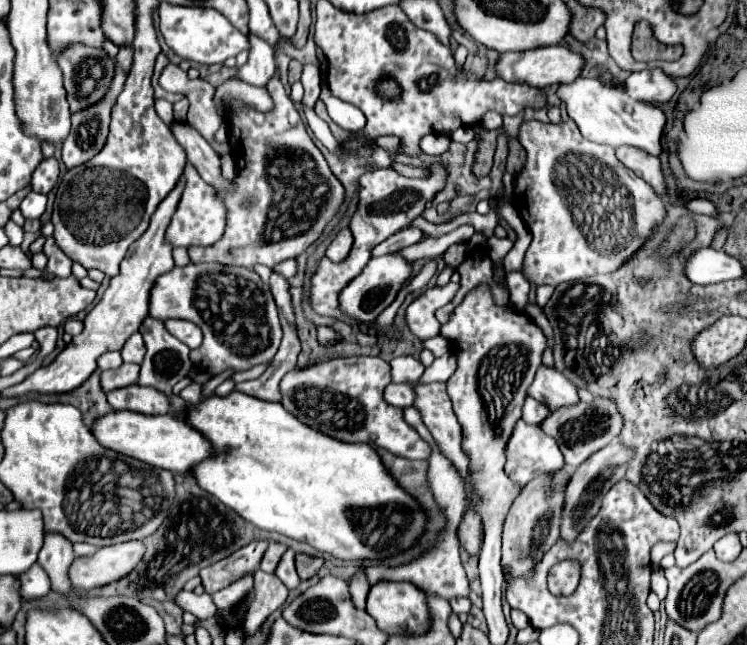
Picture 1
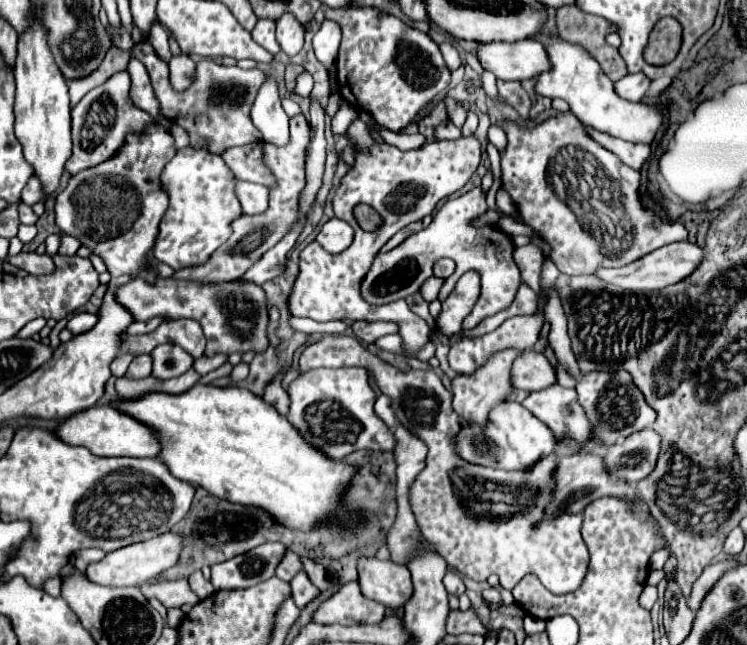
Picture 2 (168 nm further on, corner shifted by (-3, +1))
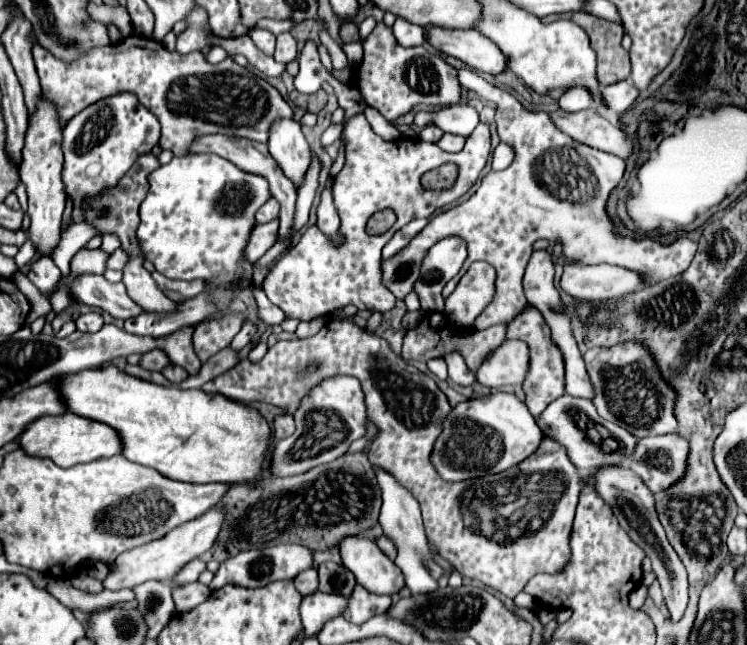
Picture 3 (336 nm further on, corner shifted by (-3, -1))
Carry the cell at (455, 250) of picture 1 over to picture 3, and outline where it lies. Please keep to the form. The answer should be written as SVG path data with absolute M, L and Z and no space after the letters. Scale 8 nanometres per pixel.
M457 235L441 239L441 243L435 243L427 251L421 263L421 275L413 285L413 291L419 295L423 311L427 313L443 311L445 299L441 297L441 291L445 283L459 273L465 257L467 257L467 245Z

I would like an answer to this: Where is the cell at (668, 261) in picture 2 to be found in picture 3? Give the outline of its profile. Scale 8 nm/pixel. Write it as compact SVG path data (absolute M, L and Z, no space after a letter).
M567 265L561 289L573 299L617 299L641 287L641 277L617 265Z

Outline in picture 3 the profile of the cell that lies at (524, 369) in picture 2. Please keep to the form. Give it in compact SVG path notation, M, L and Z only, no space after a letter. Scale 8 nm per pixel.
M505 339L493 355L483 361L479 367L477 381L485 387L501 387L501 385L521 385L525 379L527 363L529 363L529 347L521 341Z

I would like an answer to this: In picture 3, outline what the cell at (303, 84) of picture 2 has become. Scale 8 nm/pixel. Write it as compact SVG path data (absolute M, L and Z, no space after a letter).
M307 41L299 57L299 73L295 77L295 89L301 93L315 93L323 83L329 83L333 77L323 67L315 41Z

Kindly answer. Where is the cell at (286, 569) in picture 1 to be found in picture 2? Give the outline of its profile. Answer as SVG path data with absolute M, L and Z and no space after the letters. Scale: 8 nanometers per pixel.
M299 571L291 581L289 581L289 587L291 587L291 593L293 593L293 599L297 603L297 607L301 609L303 605L307 605L313 597L319 595L317 587L311 585L311 581L307 579L305 571Z

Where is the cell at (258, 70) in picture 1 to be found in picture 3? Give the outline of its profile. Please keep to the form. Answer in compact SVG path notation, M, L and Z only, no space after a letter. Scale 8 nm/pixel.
M281 119L273 123L267 145L285 177L299 189L313 161L313 153L301 133L301 125L293 119Z

